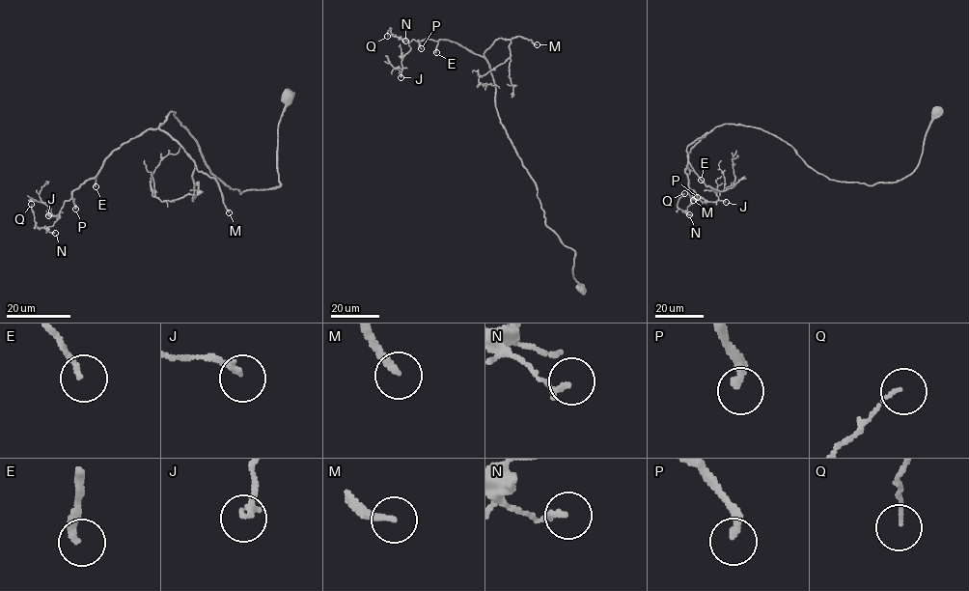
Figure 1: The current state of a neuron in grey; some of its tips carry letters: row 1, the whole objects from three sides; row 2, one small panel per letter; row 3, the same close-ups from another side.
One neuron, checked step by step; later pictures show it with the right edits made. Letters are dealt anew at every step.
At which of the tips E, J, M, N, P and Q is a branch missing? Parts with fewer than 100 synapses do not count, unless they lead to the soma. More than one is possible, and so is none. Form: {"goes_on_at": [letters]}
{"goes_on_at": ["E", "M", "P"]}

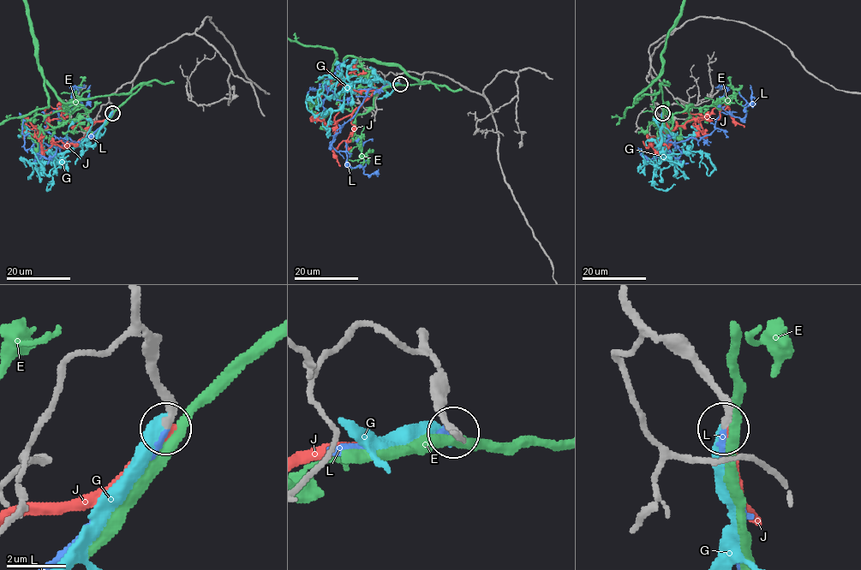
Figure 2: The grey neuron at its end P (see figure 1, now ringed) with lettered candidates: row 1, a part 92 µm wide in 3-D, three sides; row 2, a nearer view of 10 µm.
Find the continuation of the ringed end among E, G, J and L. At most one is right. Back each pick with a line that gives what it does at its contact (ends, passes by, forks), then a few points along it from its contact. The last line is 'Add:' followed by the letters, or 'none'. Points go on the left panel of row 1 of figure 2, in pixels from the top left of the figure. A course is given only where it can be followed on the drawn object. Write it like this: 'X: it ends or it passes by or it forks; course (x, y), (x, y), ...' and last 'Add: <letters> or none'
L: it ends; course (112, 113), (86, 140), (59, 139), (45, 128), (43, 112), (59, 118), (77, 103), (84, 105), (90, 85)
Add: L

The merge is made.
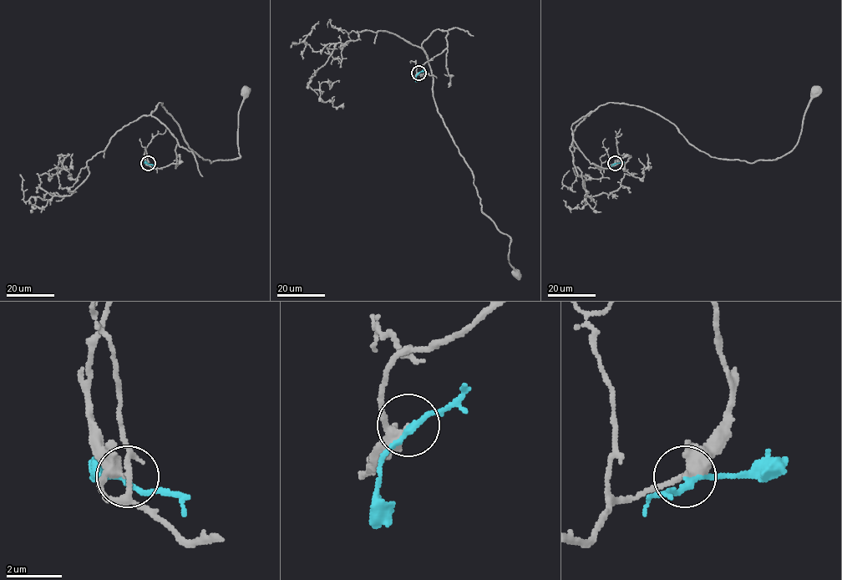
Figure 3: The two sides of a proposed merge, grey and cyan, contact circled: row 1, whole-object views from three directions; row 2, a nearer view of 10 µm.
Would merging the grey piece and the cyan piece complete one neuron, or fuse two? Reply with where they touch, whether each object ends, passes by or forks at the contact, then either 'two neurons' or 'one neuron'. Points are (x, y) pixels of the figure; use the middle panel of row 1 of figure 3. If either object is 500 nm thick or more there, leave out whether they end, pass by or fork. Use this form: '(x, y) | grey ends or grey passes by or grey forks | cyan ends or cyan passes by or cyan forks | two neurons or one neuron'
(418, 73) | grey passes by | cyan passes by | two neurons

